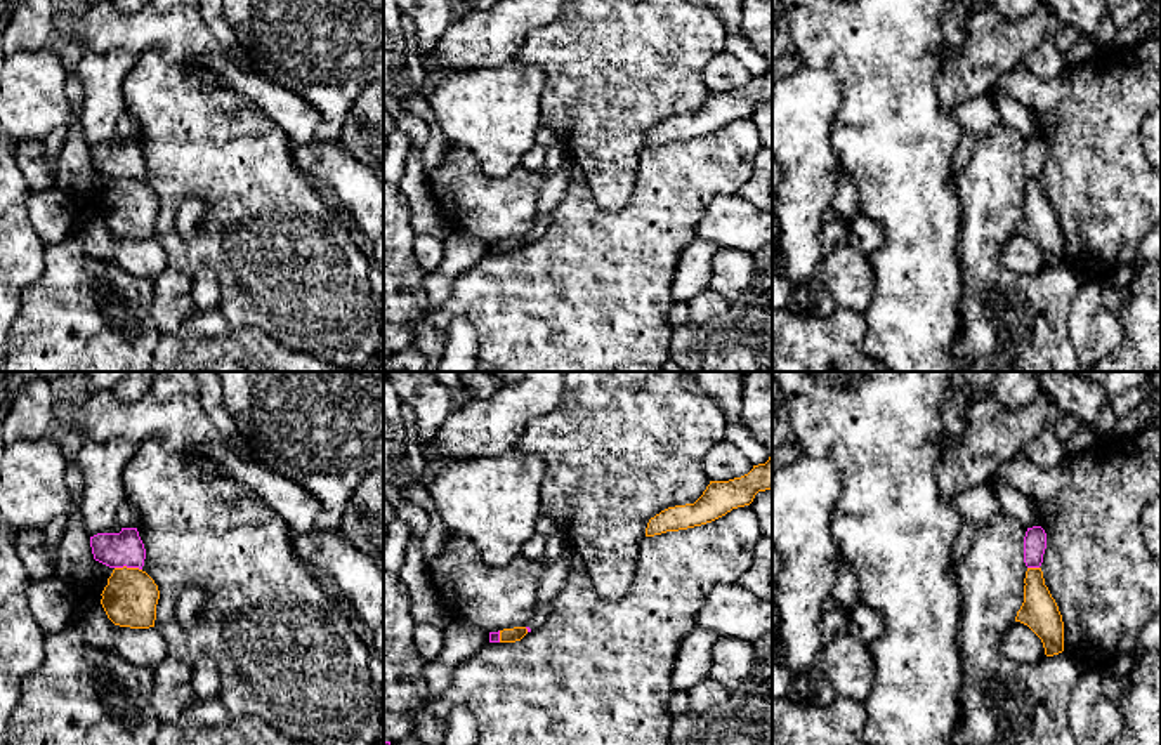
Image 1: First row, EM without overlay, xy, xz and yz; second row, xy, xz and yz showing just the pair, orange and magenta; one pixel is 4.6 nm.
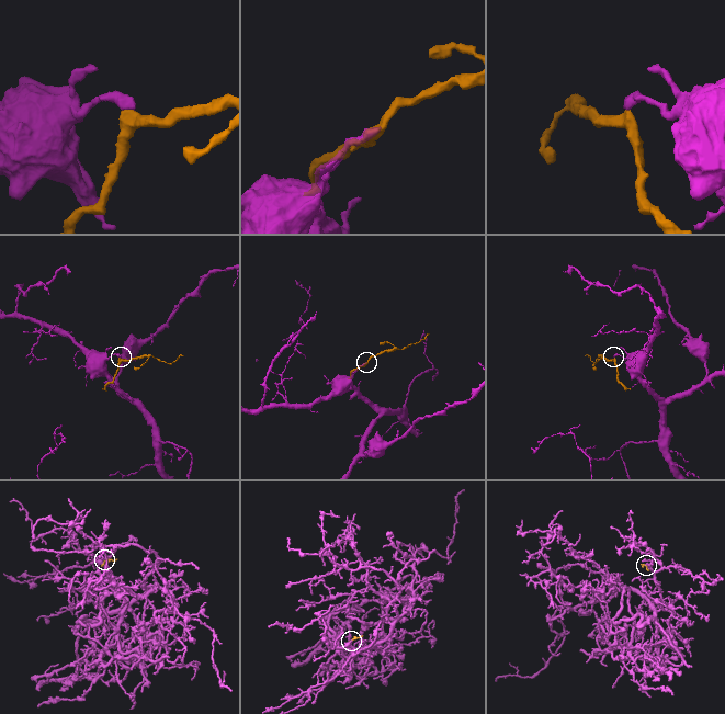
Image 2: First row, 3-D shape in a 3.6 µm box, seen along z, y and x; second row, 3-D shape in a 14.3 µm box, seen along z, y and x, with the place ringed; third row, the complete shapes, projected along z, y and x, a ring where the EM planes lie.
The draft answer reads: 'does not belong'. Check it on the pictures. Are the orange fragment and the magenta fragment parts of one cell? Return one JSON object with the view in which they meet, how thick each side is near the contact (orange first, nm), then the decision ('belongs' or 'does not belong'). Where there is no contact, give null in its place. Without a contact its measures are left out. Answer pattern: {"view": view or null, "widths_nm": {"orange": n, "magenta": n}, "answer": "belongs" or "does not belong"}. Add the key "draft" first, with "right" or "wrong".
{"draft": "right", "view": "xy", "widths_nm": {"orange": 260, "magenta": 160}, "answer": "does not belong"}

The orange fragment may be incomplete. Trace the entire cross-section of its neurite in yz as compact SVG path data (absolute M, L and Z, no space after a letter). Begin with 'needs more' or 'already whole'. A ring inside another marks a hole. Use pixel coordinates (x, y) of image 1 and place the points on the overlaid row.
already whole; M1027 568L1024 583L1024 603L1015 622L1027 625L1041 639L1046 656L1062 653L1064 622L1055 599L1045 585L1041 568Z

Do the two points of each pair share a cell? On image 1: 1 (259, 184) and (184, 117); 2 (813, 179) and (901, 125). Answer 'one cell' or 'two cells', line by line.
1: one cell
2: two cells

